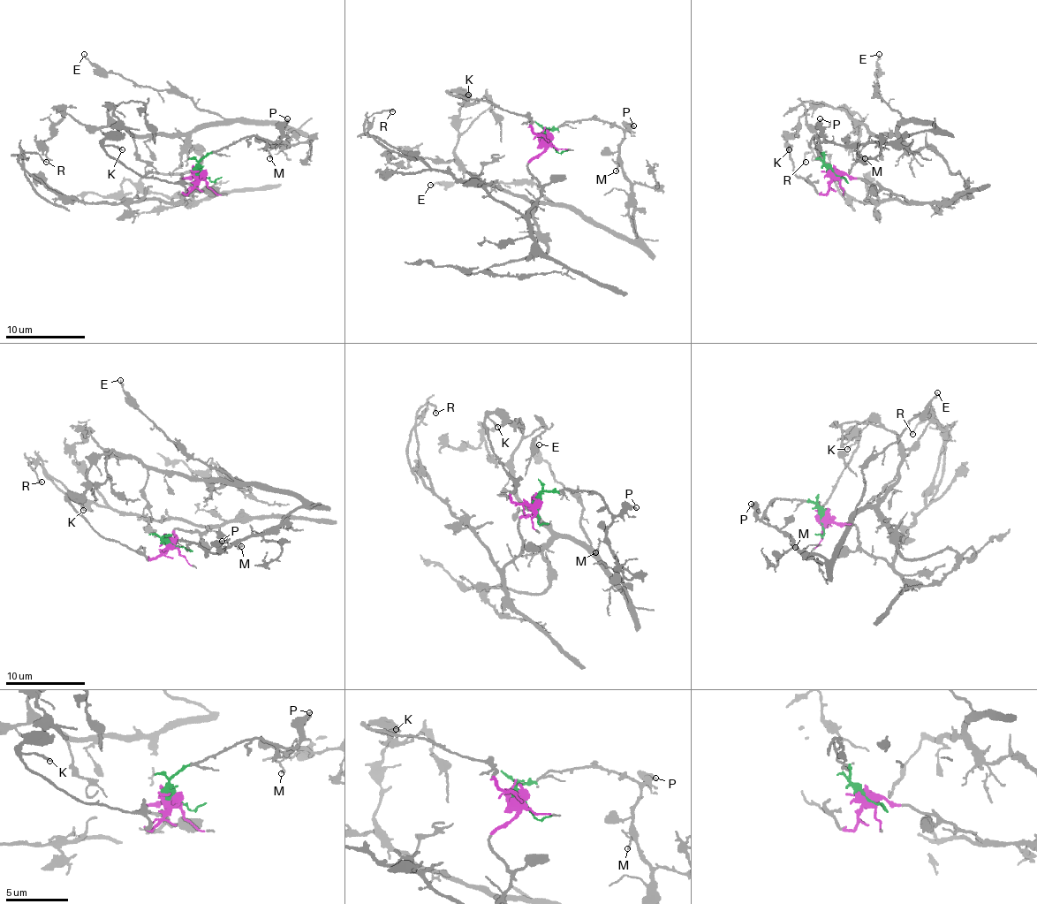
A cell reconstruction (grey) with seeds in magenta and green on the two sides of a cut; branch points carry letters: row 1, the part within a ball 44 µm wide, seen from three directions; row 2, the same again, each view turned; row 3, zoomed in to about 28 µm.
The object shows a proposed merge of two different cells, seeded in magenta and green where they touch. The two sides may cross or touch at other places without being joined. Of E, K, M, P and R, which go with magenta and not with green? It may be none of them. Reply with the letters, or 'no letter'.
K, R

